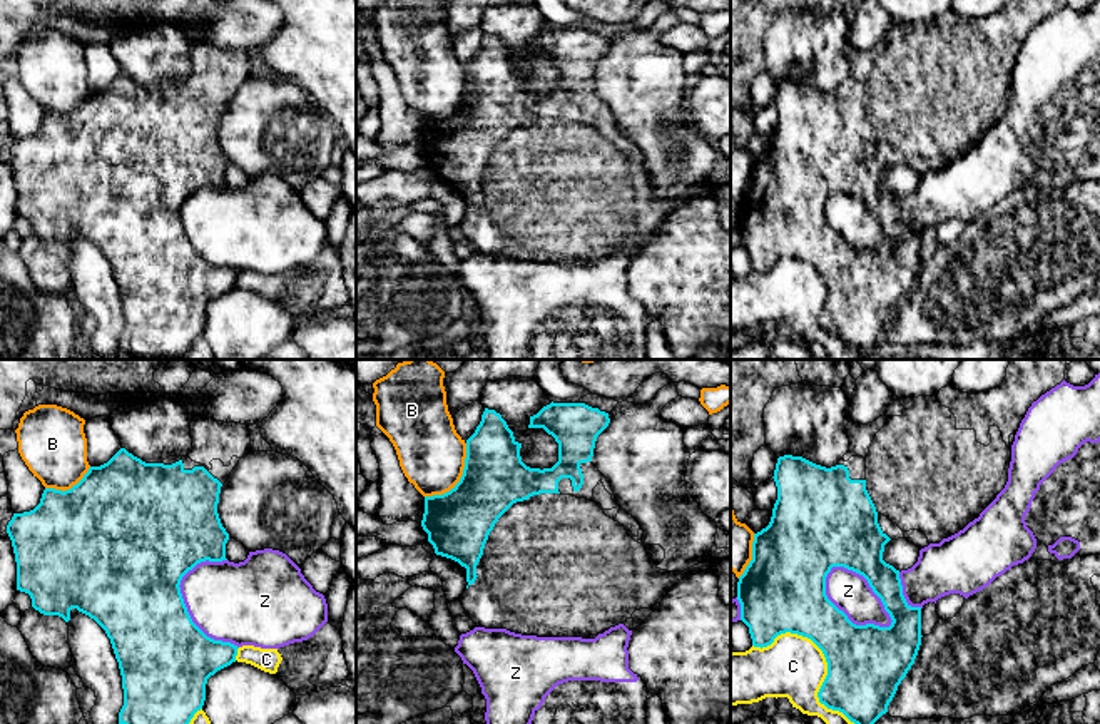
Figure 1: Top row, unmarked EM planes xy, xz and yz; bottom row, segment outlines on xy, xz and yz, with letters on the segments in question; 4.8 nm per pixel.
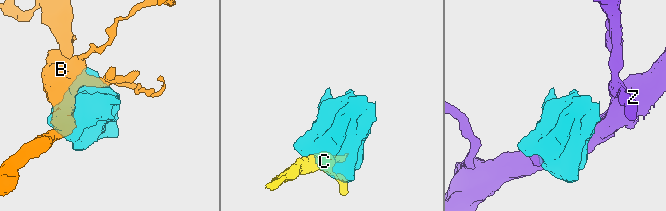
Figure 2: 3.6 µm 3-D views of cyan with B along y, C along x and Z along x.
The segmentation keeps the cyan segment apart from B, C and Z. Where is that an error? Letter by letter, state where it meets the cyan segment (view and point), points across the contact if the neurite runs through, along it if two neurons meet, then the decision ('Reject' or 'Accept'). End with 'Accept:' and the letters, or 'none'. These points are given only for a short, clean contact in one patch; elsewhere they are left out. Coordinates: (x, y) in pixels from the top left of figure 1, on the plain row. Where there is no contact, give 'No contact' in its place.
B: Touches cyan at xz (460, 104). Reject
C: Touches cyan at yz (828, 290). Reject
Z: Touches cyan at yz (868, 208). Reject
Accept: none

